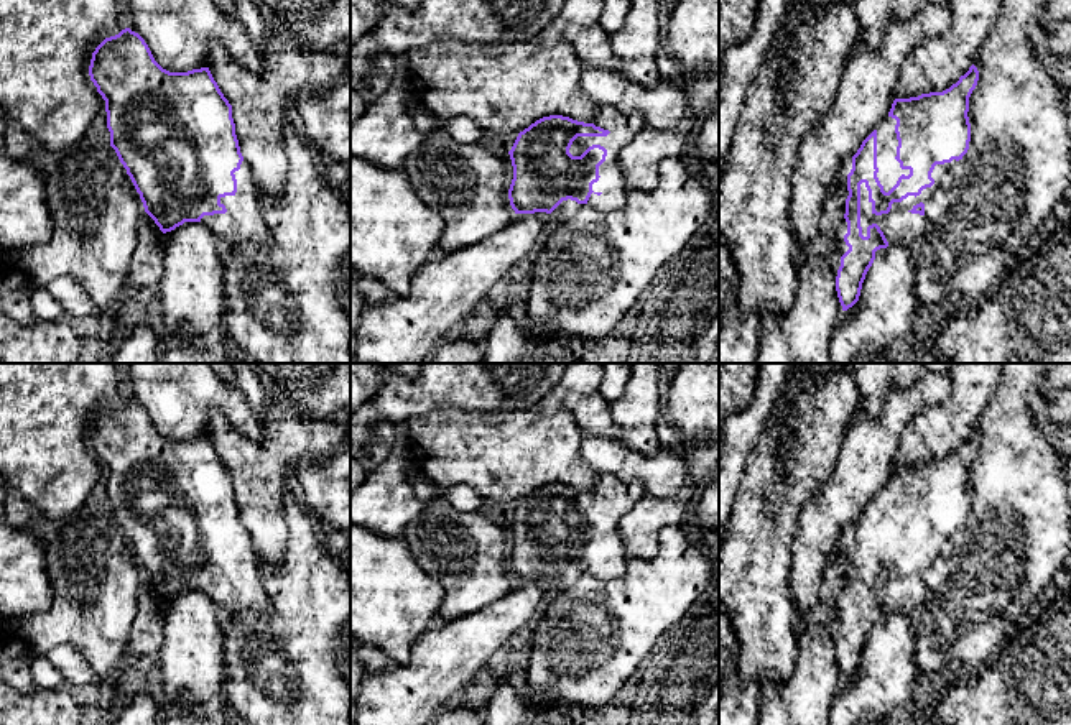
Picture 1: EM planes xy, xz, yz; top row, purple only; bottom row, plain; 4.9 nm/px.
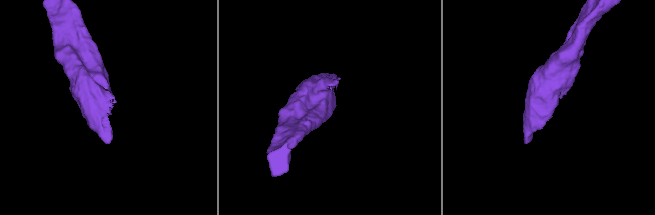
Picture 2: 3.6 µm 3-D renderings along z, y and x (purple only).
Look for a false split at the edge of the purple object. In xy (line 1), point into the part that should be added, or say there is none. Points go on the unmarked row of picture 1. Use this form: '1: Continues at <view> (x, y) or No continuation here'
1: Continues at xy (244, 589)

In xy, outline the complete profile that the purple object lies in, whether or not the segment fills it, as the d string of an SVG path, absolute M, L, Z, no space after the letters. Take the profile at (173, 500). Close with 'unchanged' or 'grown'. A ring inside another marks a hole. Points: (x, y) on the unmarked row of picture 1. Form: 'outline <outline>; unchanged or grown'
outline M125 396L118 403L105 406L95 416L89 444L105 469L110 515L140 562L145 580L163 602L174 598L184 590L202 590L220 610L227 612L248 610L262 615L271 607L257 551L240 521L232 473L220 460L209 436L169 441L155 429L145 408Z; grown

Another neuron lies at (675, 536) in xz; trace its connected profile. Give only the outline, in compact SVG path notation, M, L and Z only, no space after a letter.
M681 524L665 528L665 543L670 544L676 552L661 554L663 561L673 562L681 556L681 549L686 544L688 536L683 531Z

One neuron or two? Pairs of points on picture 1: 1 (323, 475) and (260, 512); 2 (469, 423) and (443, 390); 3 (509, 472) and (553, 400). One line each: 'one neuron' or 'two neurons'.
1: two neurons
2: two neurons
3: two neurons

